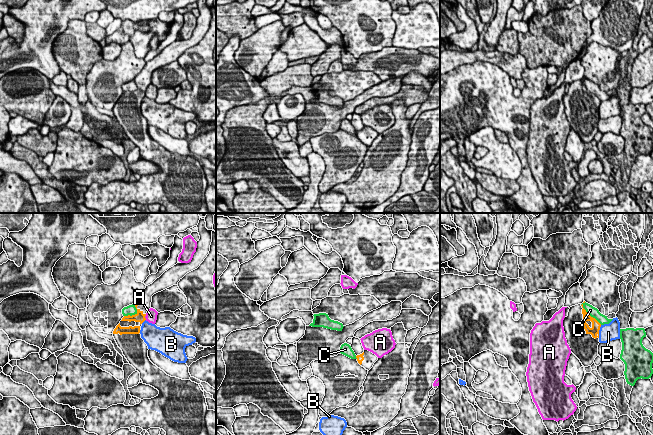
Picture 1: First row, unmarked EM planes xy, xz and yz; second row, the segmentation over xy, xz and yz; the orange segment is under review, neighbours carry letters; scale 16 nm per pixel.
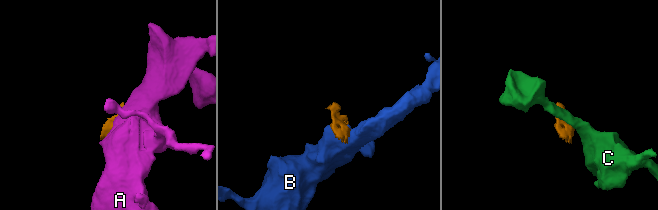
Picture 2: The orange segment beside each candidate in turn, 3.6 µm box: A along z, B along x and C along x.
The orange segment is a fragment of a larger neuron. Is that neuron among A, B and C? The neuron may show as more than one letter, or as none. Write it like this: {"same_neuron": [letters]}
{"same_neuron": []}

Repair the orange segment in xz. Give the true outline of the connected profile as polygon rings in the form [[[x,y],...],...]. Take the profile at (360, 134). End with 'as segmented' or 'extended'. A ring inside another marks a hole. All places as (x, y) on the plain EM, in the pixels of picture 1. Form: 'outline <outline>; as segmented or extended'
outline [[[364,126],[364,128],[360,131],[357,131],[356,134],[358,139],[368,147],[373,143],[374,139],[378,136],[378,133],[368,126]]]; extended

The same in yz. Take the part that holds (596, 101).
outline [[[583,80],[570,83],[563,96],[565,114],[571,128],[584,143],[591,142],[598,132],[599,106],[601,100],[587,90]]]; extended

